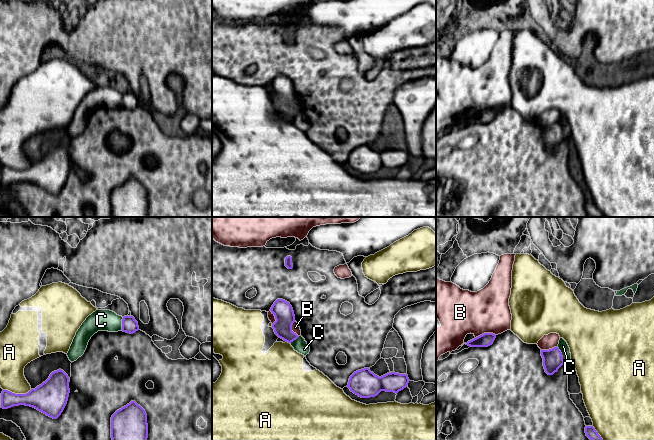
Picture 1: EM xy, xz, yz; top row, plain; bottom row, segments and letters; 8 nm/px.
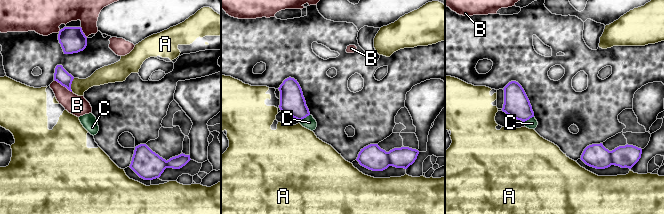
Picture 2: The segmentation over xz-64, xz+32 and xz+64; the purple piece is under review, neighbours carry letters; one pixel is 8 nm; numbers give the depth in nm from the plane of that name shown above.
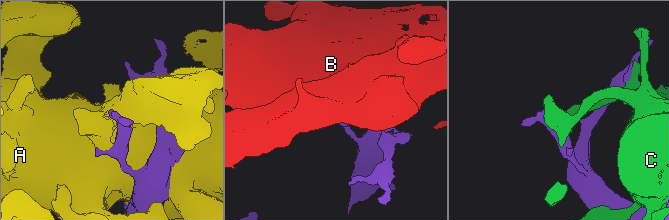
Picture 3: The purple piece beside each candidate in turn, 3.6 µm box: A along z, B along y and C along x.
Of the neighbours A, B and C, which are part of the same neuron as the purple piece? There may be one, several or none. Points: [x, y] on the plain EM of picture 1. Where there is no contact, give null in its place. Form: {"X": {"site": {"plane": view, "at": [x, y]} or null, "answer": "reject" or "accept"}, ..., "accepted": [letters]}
{"A": {"site": {"plane": "xy", "at": [17, 170]}, "answer": "reject"}, "B": {"site": {"plane": "yz", "at": [485, 109]}, "answer": "reject"}, "C": {"site": {"plane": "yz", "at": [561, 130]}, "answer": "reject"}, "accepted": []}

